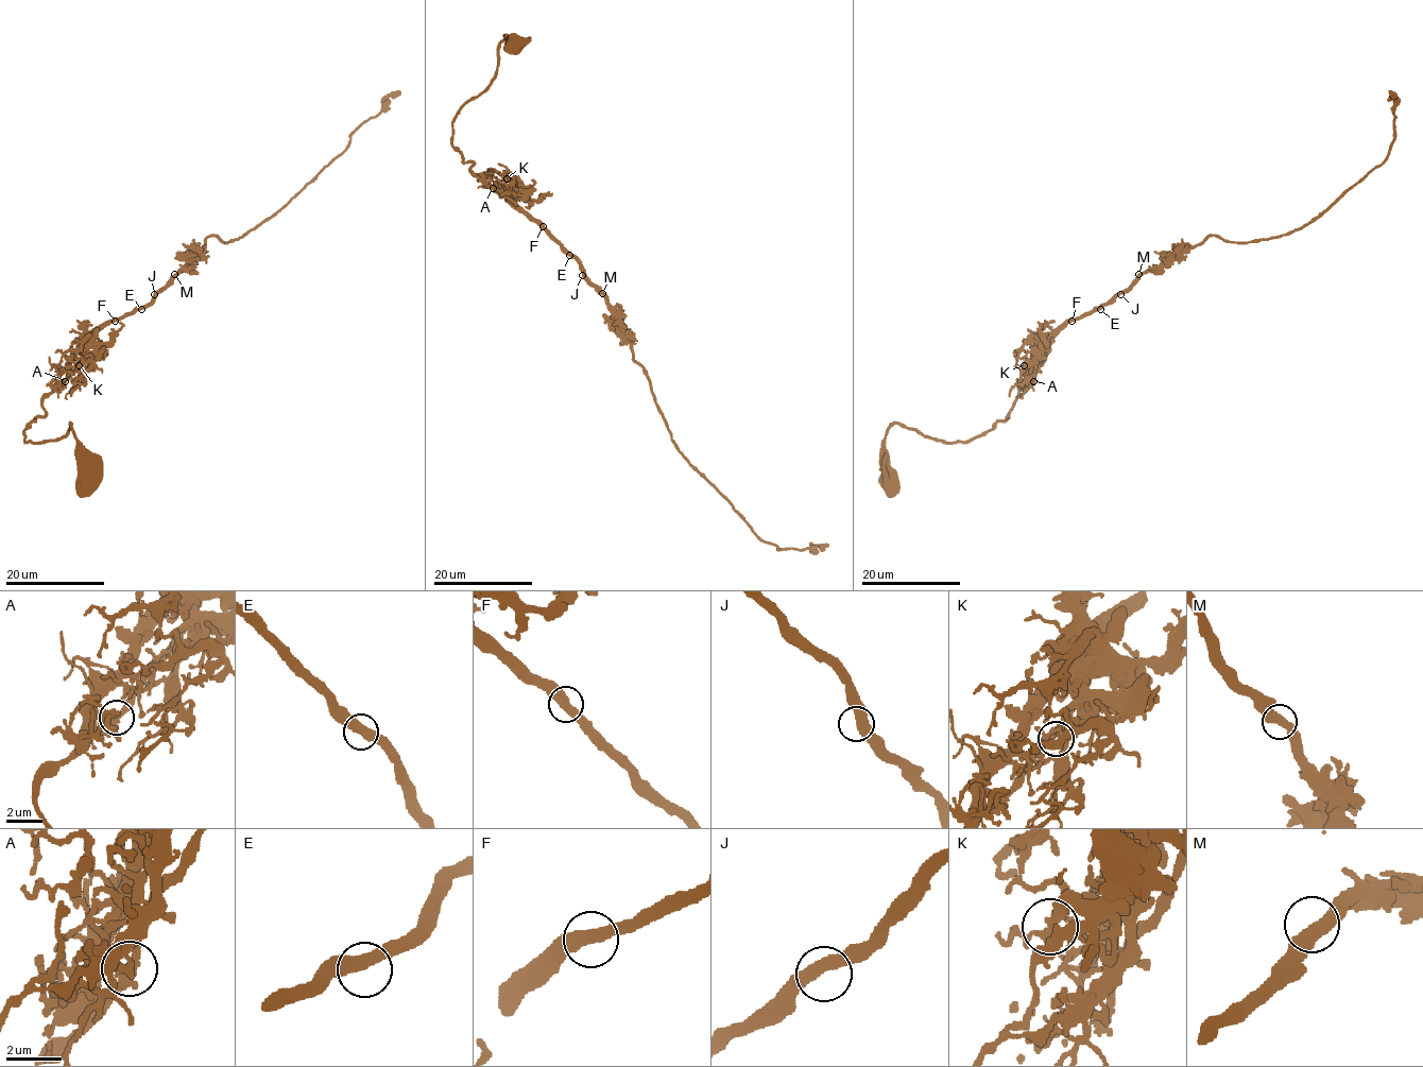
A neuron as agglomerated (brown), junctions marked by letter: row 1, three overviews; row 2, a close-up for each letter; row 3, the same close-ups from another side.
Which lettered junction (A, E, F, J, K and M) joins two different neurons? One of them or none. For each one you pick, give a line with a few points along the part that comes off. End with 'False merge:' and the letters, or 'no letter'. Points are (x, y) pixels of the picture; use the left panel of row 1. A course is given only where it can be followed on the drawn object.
False merge: no letter

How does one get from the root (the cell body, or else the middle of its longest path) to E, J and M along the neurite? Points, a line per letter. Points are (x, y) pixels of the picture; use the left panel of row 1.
E: (86, 480), (70, 423), (41, 442), (23, 429), (87, 340), (141, 309)
J: (86, 480), (70, 423), (41, 442), (23, 429), (87, 340), (154, 294)
M: (86, 480), (70, 423), (41, 442), (23, 429), (87, 340), (174, 274)

